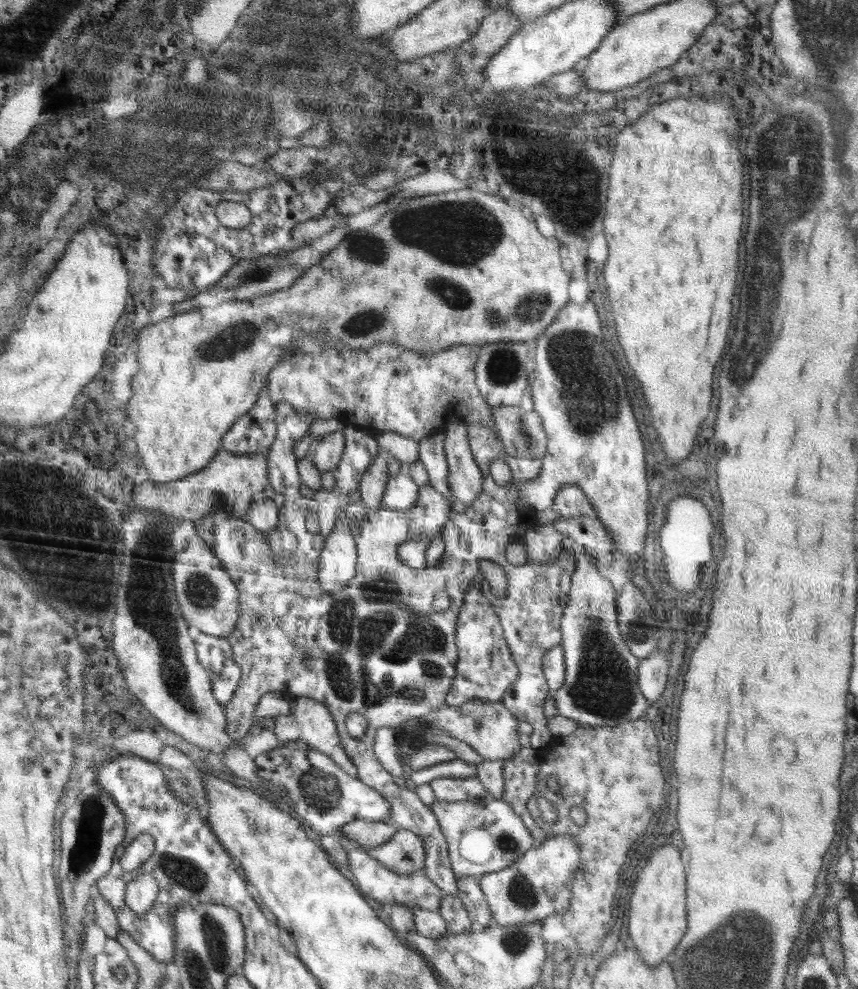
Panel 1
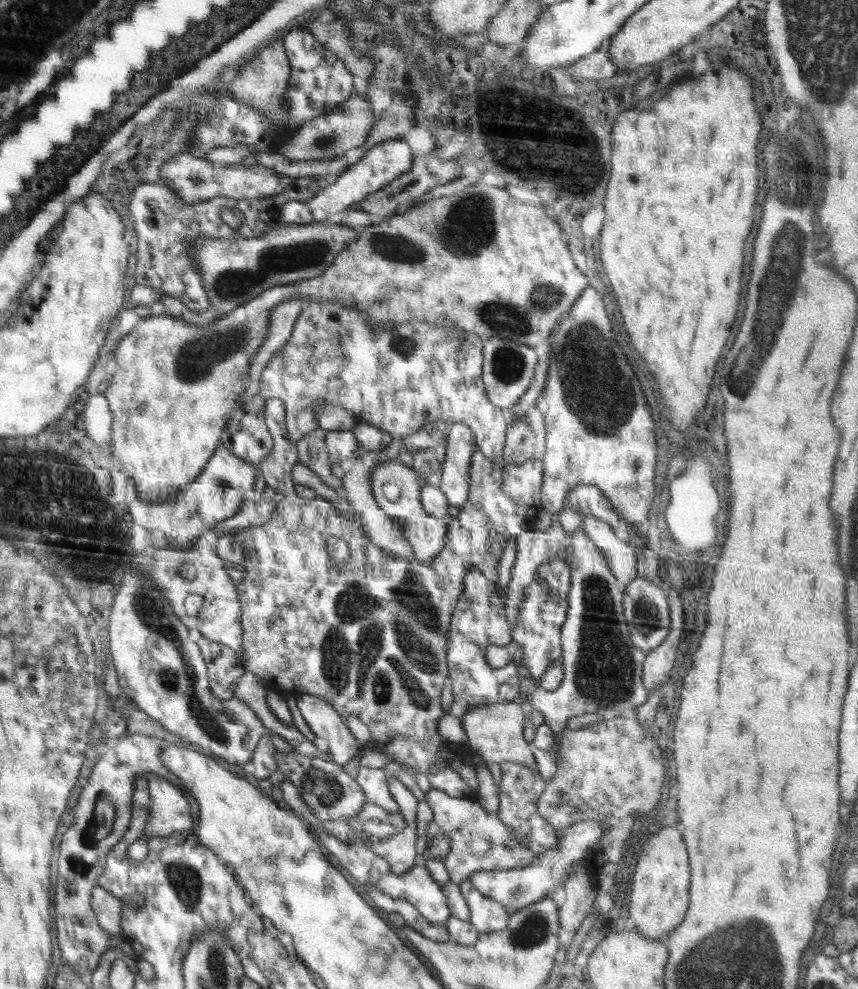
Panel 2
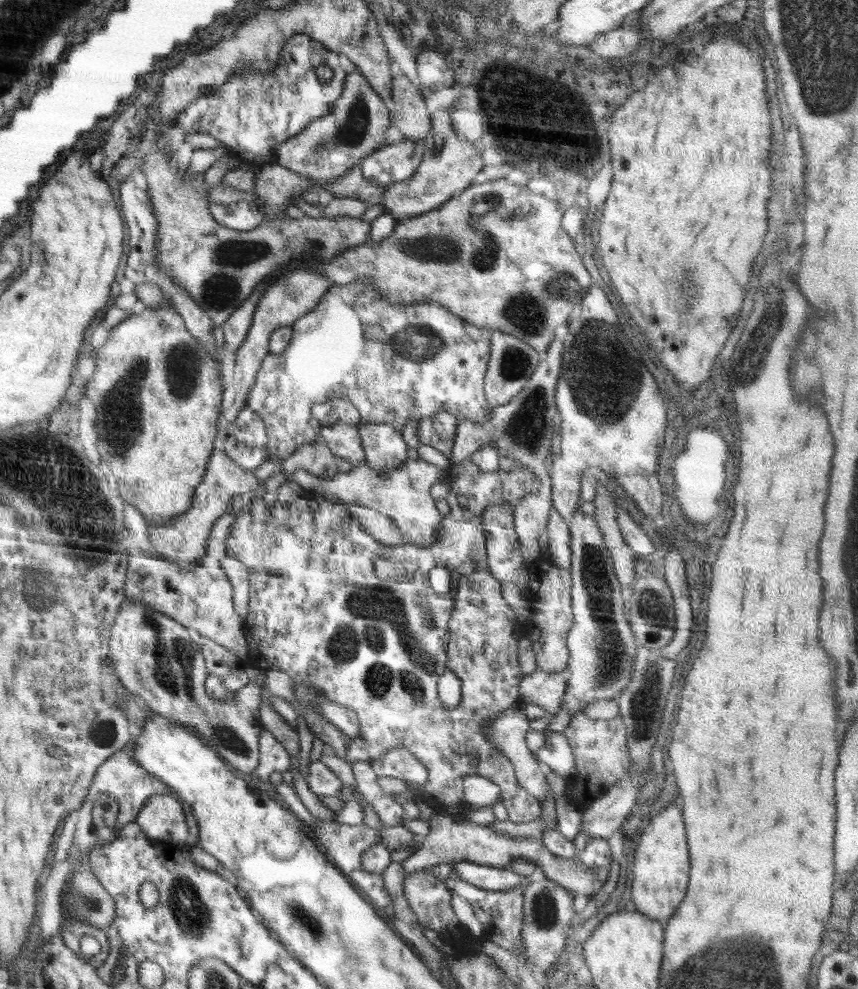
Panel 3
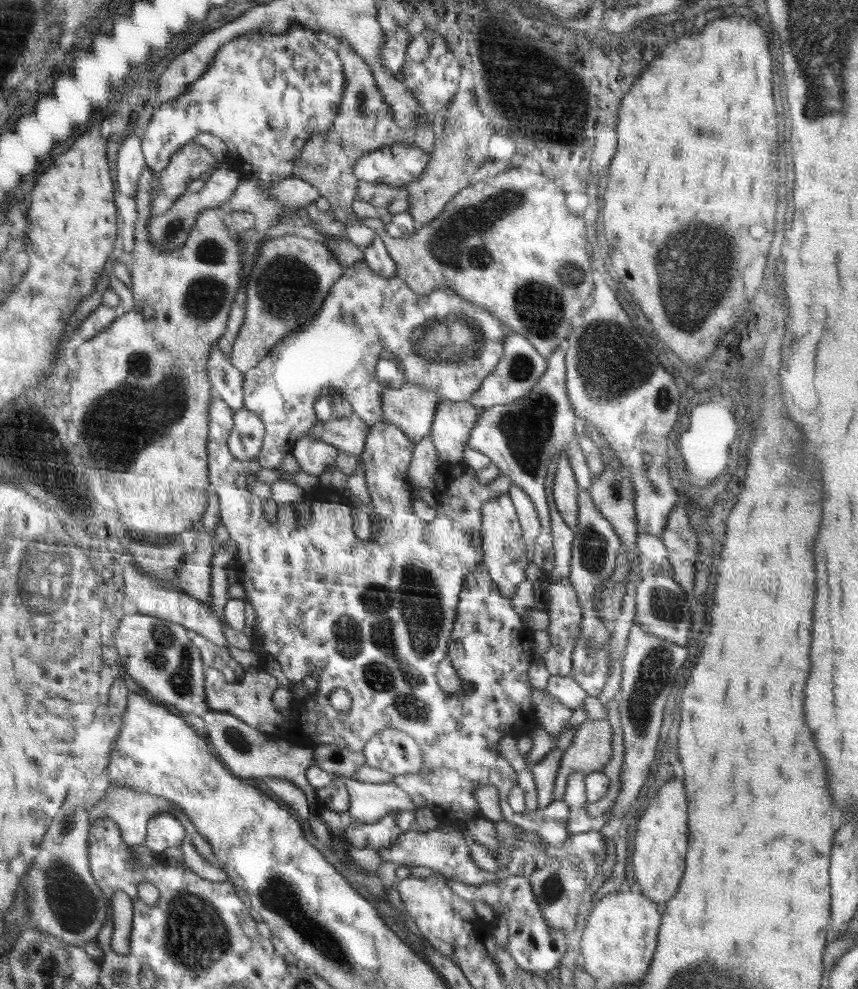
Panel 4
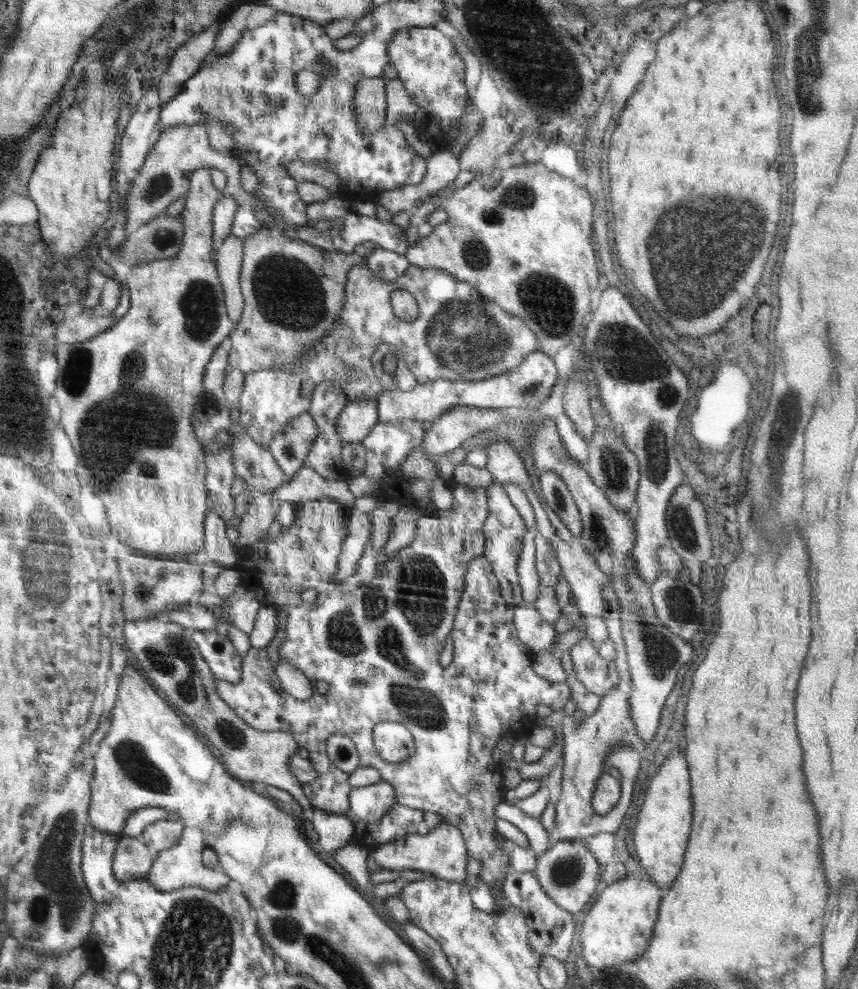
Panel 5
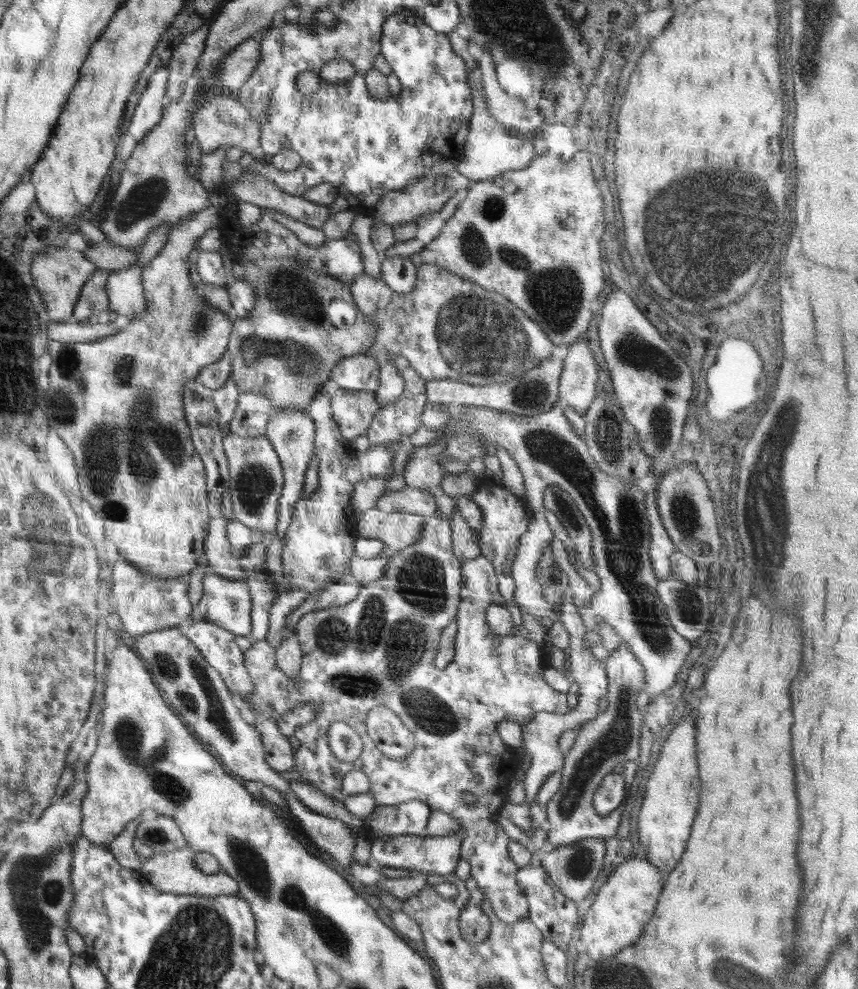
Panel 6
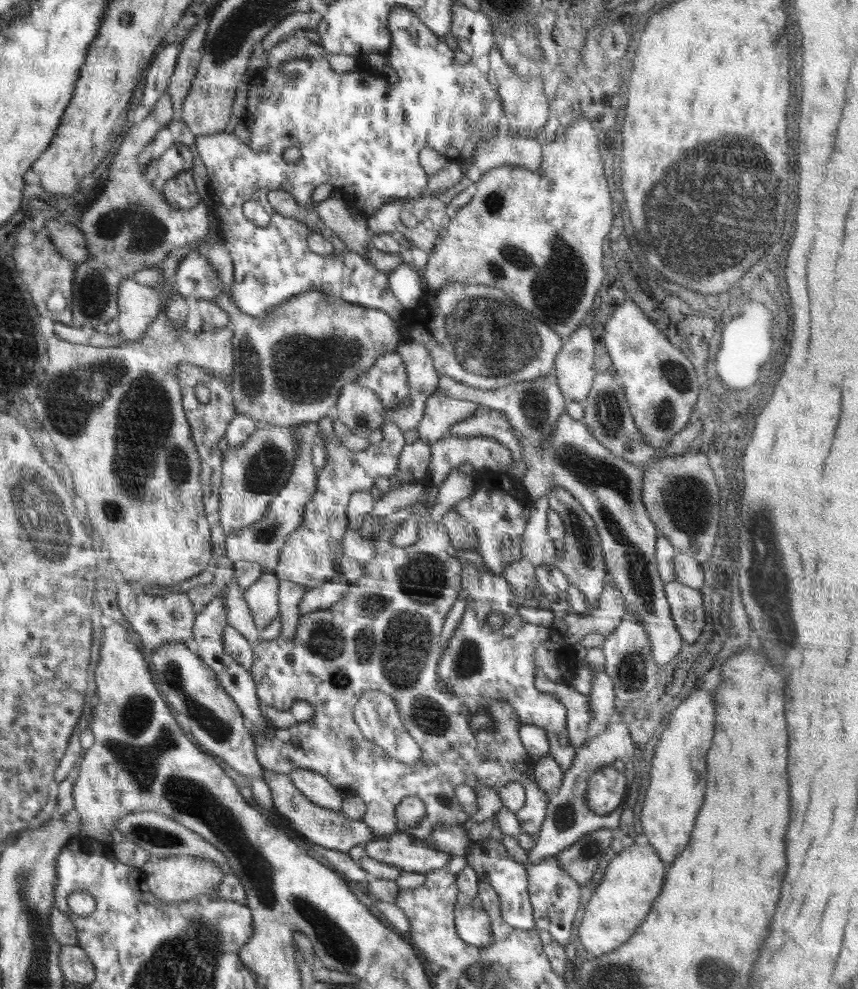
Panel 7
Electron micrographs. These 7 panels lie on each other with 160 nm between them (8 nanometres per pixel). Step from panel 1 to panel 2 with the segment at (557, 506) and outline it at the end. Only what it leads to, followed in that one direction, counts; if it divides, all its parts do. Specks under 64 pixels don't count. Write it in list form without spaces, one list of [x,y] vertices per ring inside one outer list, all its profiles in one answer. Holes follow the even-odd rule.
[[[594,485],[575,486],[566,497],[564,506],[579,510],[586,517],[595,516],[607,522],[614,530],[618,530],[622,526],[619,512],[615,511],[607,496]]]

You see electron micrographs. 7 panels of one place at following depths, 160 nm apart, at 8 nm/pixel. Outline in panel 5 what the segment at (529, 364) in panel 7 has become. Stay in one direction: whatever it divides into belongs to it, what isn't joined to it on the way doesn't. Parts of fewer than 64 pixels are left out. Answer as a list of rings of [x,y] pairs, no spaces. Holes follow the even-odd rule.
[[[358,264],[347,272],[344,290],[345,304],[333,330],[319,342],[315,342],[299,358],[299,364],[287,366],[286,369],[262,369],[258,372],[246,373],[244,376],[238,408],[240,411],[249,411],[252,414],[252,422],[246,425],[247,434],[266,449],[274,436],[282,432],[282,428],[290,422],[291,418],[302,412],[309,412],[313,390],[316,384],[322,381],[338,381],[350,401],[376,400],[384,391],[387,391],[377,379],[371,362],[372,353],[378,345],[388,343],[398,348],[418,383],[427,383],[436,379],[478,381],[494,378],[517,368],[527,354],[538,350],[538,341],[533,332],[523,324],[523,320],[508,314],[492,299],[487,299],[476,291],[470,283],[456,280],[447,271],[410,265],[395,281],[388,282],[375,277],[368,266]],[[395,289],[408,290],[417,300],[419,315],[414,322],[406,322],[394,315],[390,296]]]

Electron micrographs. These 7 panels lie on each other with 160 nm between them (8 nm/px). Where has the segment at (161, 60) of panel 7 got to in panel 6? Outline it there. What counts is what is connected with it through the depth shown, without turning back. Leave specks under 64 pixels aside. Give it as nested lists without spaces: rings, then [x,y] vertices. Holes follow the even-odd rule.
[[[167,66],[158,68],[152,74],[148,88],[144,90],[144,94],[136,106],[136,112],[130,118],[128,132],[132,134],[136,144],[148,134],[150,129],[157,127],[164,118],[163,102],[164,96],[168,95],[168,83],[169,68]]]

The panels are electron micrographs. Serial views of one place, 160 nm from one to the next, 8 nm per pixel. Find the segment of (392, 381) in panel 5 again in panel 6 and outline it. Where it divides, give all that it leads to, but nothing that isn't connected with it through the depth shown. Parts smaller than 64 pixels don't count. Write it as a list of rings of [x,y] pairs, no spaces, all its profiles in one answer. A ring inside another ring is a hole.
[[[392,354],[391,360],[397,365],[405,387],[392,406],[379,406],[366,436],[370,448],[364,452],[349,449],[351,440],[342,436],[337,422],[333,418],[332,398],[328,397],[324,386],[309,404],[306,412],[315,424],[313,454],[319,462],[319,488],[310,496],[301,498],[294,505],[288,530],[283,537],[280,567],[284,580],[288,580],[292,590],[303,590],[315,595],[327,584],[344,579],[348,574],[348,563],[354,555],[356,534],[353,530],[355,511],[351,504],[354,486],[361,480],[370,480],[381,476],[392,476],[392,458],[400,448],[400,441],[407,439],[421,427],[421,416],[427,405],[426,385],[409,360]]]

